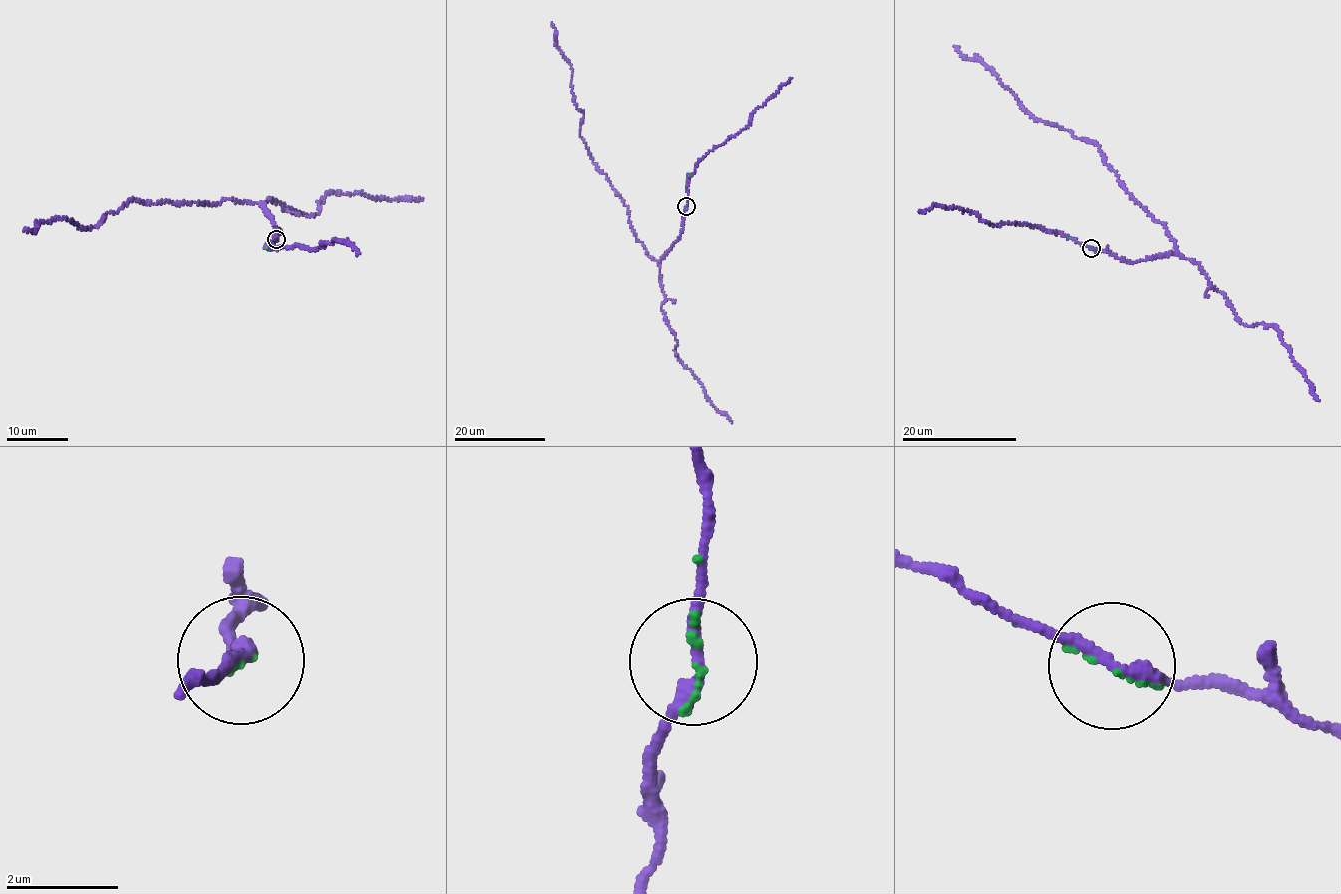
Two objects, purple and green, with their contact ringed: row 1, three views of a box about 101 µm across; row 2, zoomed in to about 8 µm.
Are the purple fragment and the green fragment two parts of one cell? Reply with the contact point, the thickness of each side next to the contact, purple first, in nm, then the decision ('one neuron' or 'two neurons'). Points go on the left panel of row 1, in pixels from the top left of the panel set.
(276, 239) | 200/100 nm | one neuron

